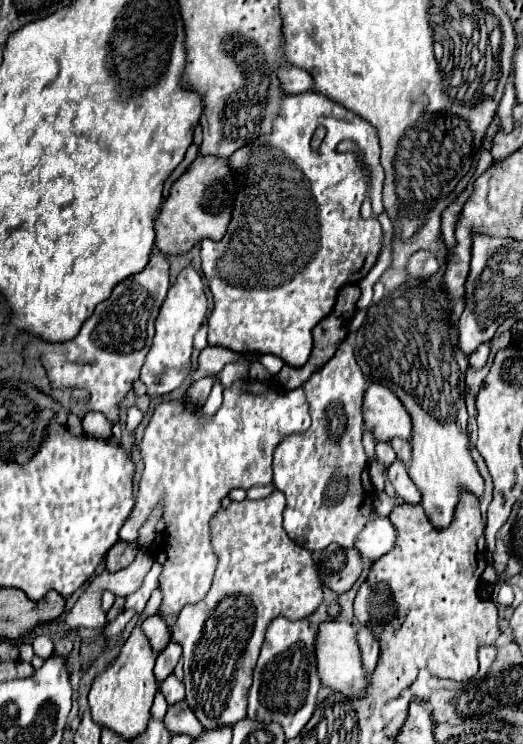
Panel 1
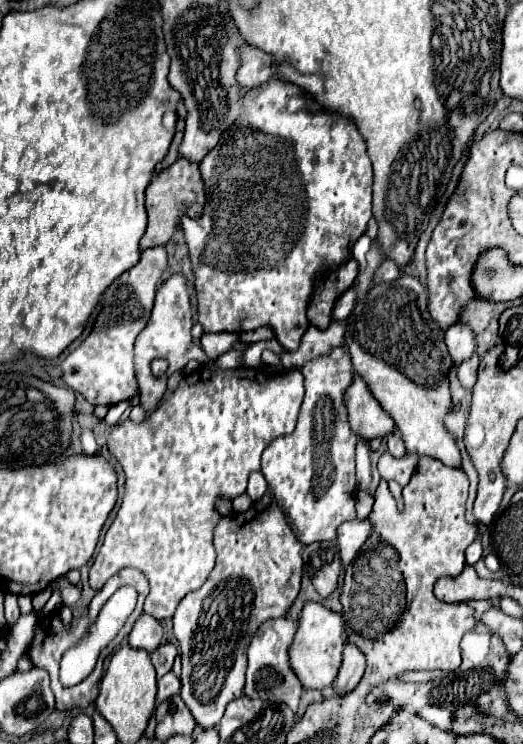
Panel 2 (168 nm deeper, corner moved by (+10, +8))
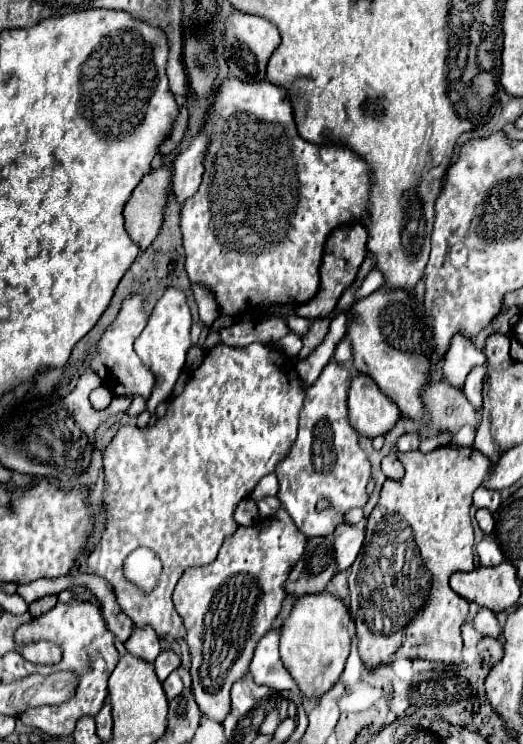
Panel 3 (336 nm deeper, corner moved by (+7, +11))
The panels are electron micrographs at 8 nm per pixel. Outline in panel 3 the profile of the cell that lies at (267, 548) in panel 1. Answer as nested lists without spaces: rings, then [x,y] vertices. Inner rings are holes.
[[[278,509],[272,517],[264,517],[250,527],[238,527],[236,533],[224,539],[224,545],[214,563],[188,569],[180,577],[174,589],[174,607],[182,617],[186,629],[186,645],[192,657],[192,693],[206,717],[222,723],[224,717],[230,713],[230,689],[240,677],[248,673],[256,643],[264,633],[270,631],[276,615],[280,613],[286,599],[284,581],[288,579],[292,565],[296,565],[296,561],[300,561],[300,557],[304,555],[304,547],[306,537],[294,527],[290,515],[284,509]]]

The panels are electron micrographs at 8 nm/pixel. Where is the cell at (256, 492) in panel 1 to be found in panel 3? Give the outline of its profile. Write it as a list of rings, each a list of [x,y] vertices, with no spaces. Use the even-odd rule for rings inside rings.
[[[270,473],[270,475],[266,475],[258,481],[258,485],[256,485],[256,489],[252,491],[250,497],[252,499],[264,499],[264,497],[272,497],[276,493],[278,493],[278,479],[276,479],[274,473]]]

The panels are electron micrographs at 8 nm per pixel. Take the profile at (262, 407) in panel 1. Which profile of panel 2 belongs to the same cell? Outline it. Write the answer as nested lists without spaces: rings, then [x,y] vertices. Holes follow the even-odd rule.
[[[203,368],[201,372],[185,376],[179,388],[163,398],[159,408],[145,418],[145,422],[119,422],[107,436],[107,448],[125,472],[125,494],[121,508],[105,534],[103,546],[91,564],[89,586],[99,590],[121,568],[135,566],[147,574],[151,584],[143,612],[159,622],[171,618],[181,598],[187,592],[197,590],[215,566],[213,528],[221,518],[215,502],[219,498],[233,500],[247,490],[249,474],[261,468],[263,450],[275,438],[295,430],[303,394],[303,374],[299,370],[285,370],[273,376],[259,368]]]

